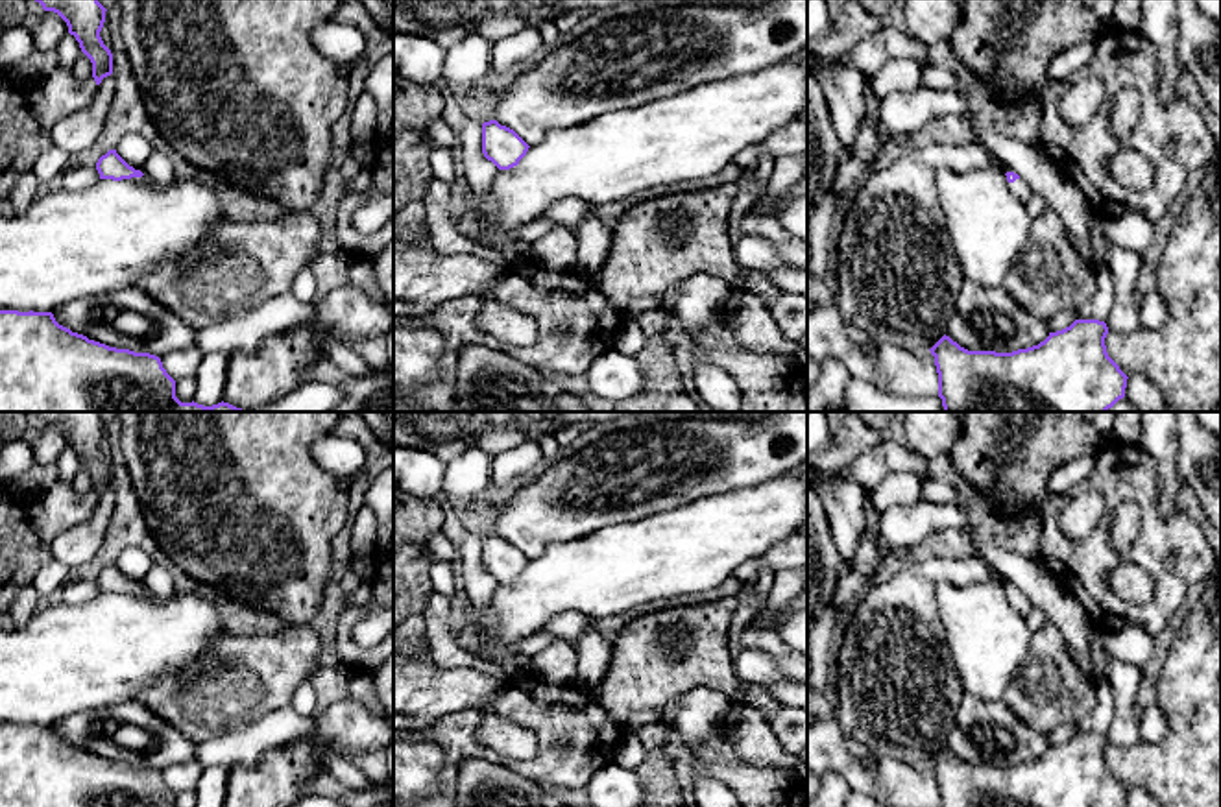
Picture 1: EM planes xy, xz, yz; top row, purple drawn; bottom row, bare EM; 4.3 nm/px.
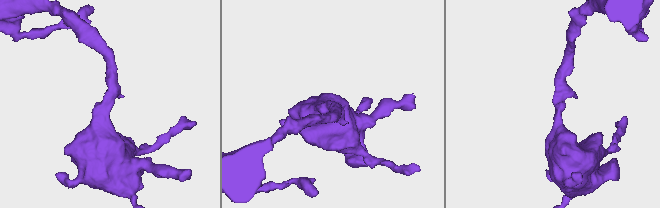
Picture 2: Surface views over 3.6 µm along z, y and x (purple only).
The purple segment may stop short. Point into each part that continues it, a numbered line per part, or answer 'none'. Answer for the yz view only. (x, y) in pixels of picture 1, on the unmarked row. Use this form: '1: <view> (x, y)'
1: yz (1018, 601)

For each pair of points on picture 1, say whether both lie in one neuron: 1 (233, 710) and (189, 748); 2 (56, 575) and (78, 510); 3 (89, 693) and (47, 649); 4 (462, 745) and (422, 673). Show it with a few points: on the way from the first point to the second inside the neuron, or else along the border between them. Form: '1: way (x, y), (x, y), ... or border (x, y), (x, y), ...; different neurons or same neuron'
1: border (161, 717), (198, 743); different neurons
2: border (52, 558), (30, 582); different neurons
3: way (80, 682), (58, 660); same neuron
4: border (488, 706), (453, 710), (433, 721); different neurons

